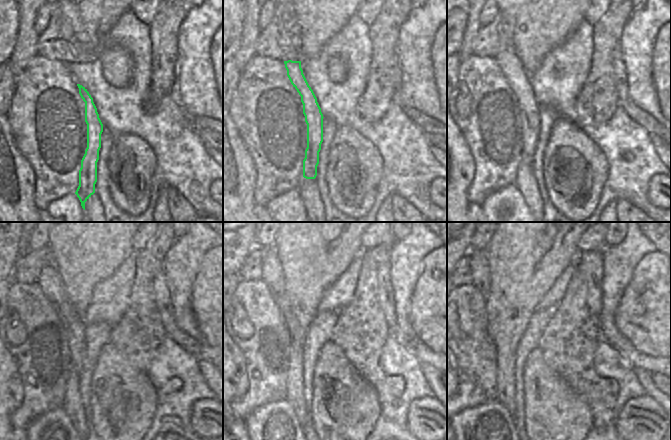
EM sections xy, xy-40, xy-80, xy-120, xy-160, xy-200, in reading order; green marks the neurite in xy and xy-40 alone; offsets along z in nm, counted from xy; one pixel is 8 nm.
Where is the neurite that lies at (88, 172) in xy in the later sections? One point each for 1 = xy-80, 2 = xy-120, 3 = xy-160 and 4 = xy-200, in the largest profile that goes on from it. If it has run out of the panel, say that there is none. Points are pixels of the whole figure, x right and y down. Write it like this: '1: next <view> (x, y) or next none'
1: next xy-80 (512, 68)
2: next xy-120 (50, 281)
3: next xy-160 (272, 274)
4: next xy-200 (478, 262)

